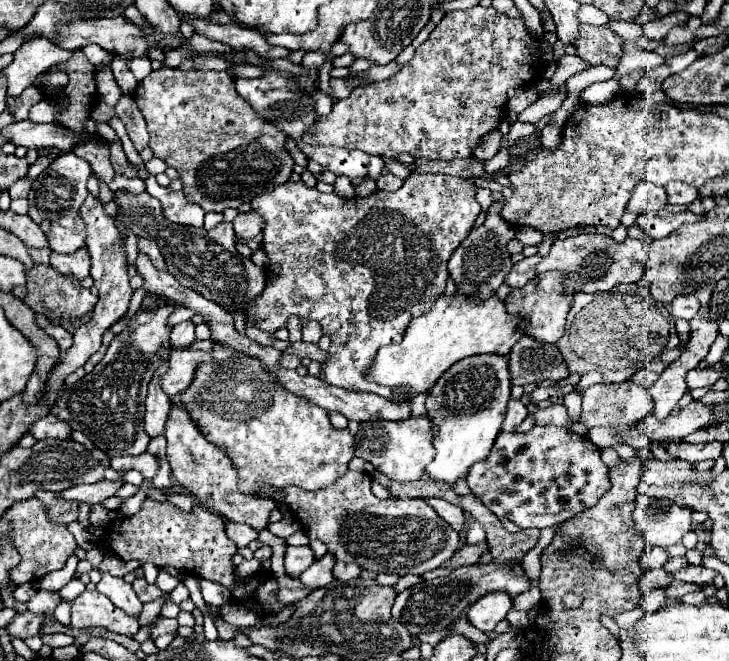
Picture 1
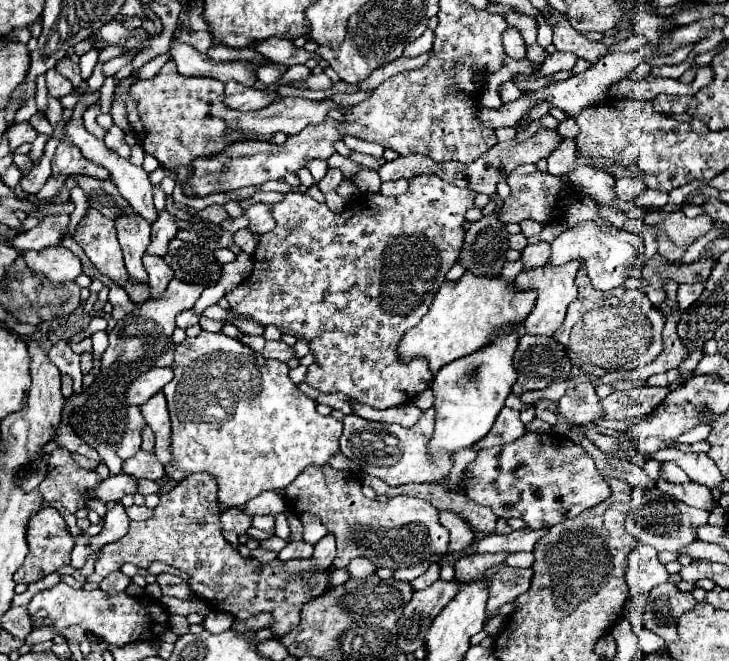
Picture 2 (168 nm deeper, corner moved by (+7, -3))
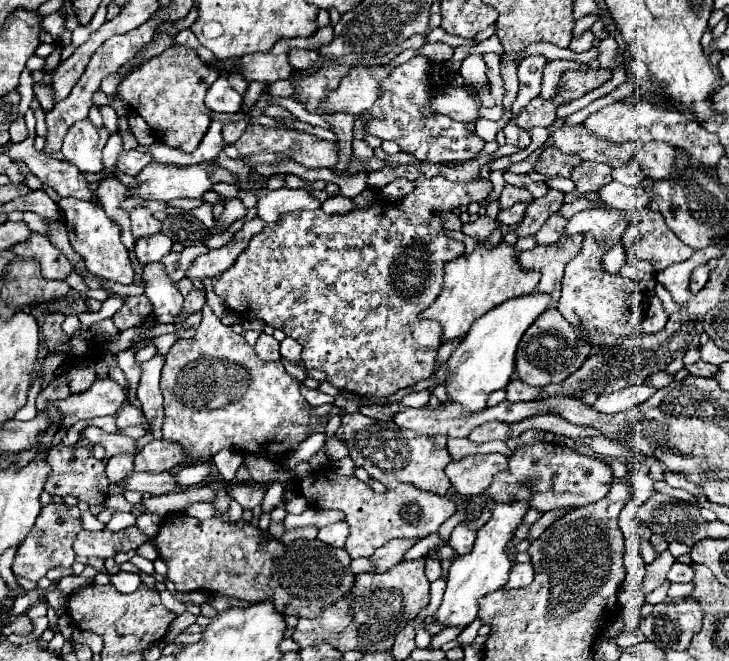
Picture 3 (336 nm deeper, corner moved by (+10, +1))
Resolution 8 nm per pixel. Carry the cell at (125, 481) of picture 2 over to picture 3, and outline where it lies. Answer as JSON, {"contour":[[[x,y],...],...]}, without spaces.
{"contour":[[[134,472],[126,478],[124,482],[126,490],[138,490],[142,494],[168,494],[170,490],[176,490],[176,478],[172,472],[160,472],[160,474],[150,474],[150,472]]]}

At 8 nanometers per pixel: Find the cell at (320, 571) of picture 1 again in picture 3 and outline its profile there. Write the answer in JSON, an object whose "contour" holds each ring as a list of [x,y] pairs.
{"contour":[[[336,522],[336,524],[330,524],[330,526],[324,526],[320,528],[318,532],[318,540],[330,544],[330,546],[344,546],[346,538],[348,538],[350,530],[348,530],[348,524],[346,522]]]}

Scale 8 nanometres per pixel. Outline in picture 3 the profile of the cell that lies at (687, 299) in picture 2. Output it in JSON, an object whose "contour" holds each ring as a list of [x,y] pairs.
{"contour":[[[702,264],[698,268],[692,270],[692,276],[690,276],[690,292],[696,294],[704,288],[704,284],[708,282],[708,276],[710,276],[710,266],[708,264]]]}

